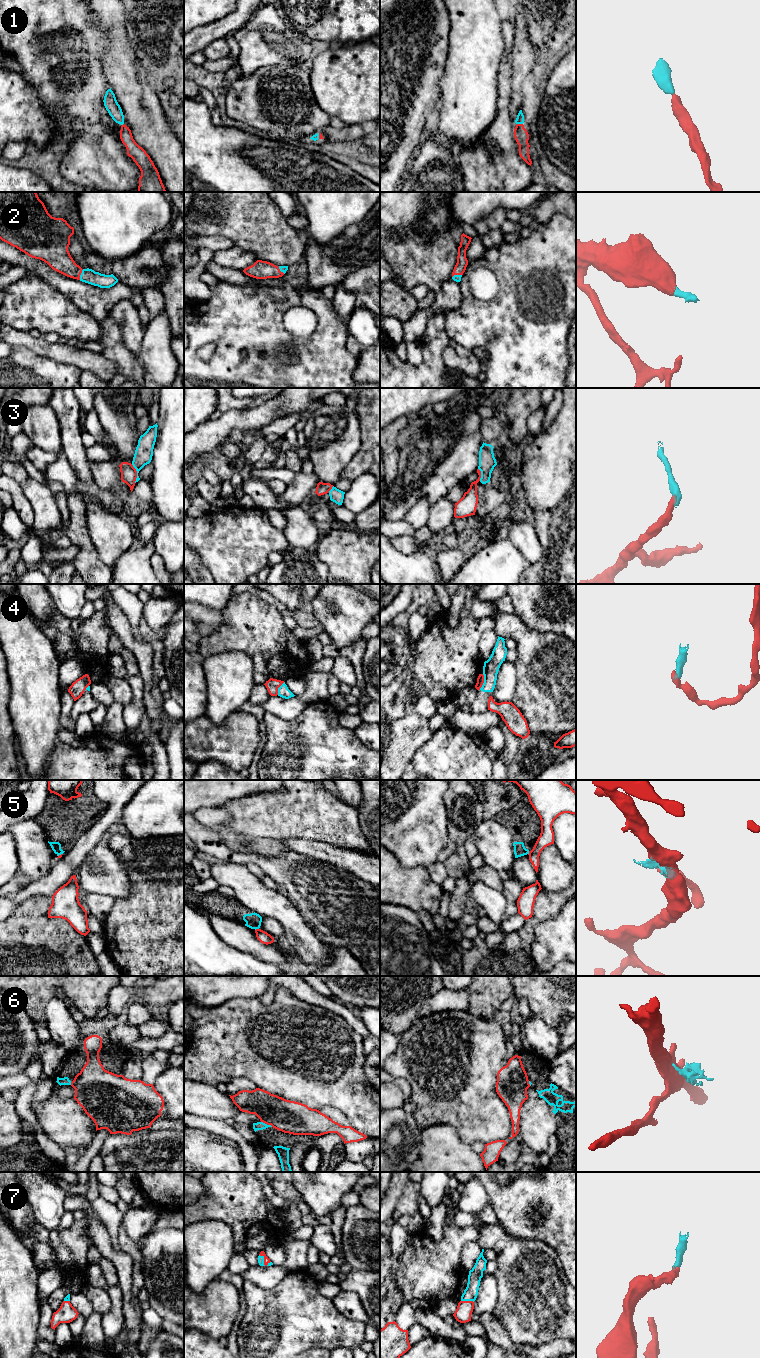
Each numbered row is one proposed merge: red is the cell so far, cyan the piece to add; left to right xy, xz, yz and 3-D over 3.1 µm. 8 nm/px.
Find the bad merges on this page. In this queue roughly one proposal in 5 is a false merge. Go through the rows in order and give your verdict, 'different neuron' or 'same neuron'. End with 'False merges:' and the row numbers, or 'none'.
1: same neuron
2: same neuron
3: different neuron
4: different neuron
5: different neuron
6: different neuron
7: same neuron
False merges: 3, 4, 5, 6

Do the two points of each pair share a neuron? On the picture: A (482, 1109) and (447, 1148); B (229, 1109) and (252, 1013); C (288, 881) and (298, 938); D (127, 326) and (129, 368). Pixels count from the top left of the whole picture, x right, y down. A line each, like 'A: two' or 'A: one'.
A: two
B: two
C: two
D: two

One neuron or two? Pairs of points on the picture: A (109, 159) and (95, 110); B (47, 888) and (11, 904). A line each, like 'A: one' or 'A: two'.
A: one
B: one

